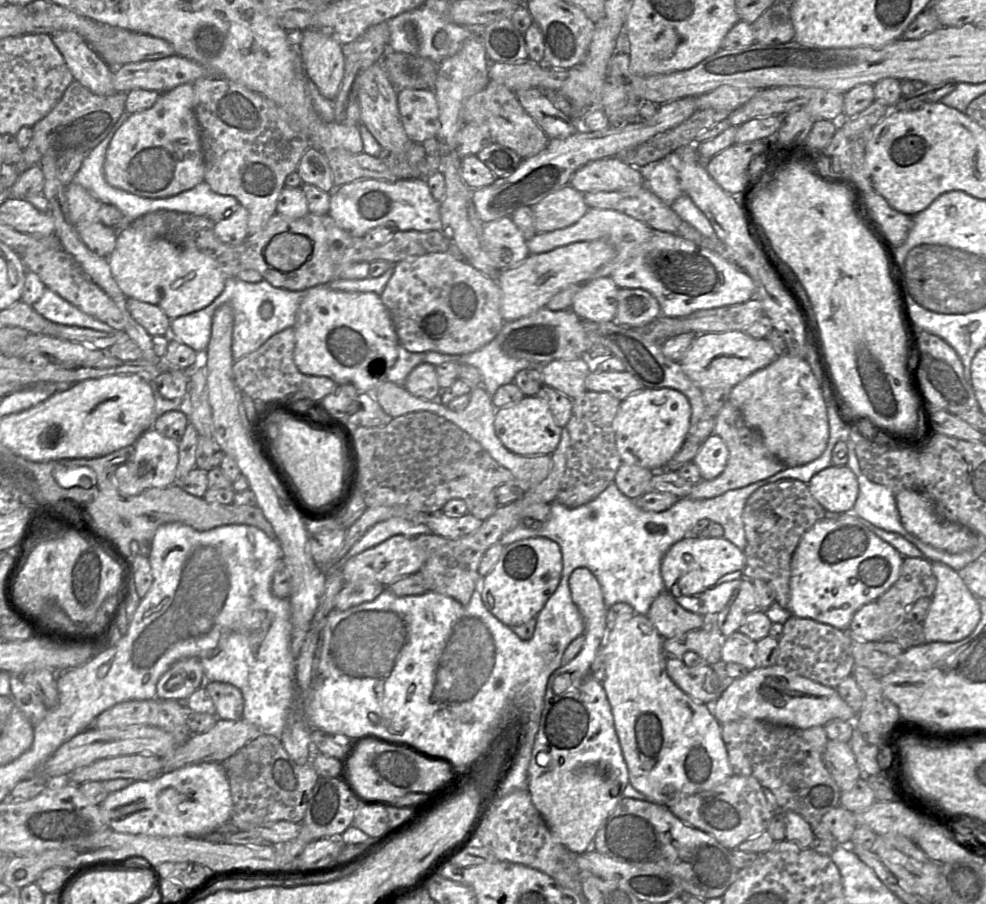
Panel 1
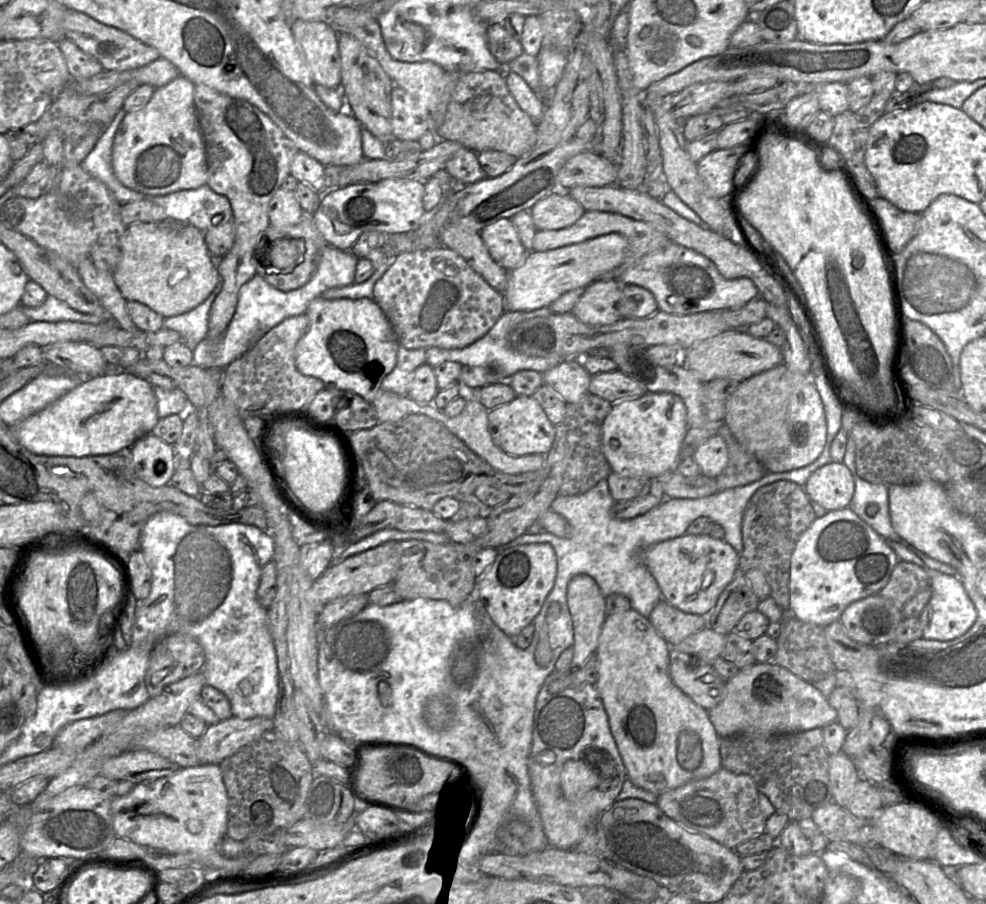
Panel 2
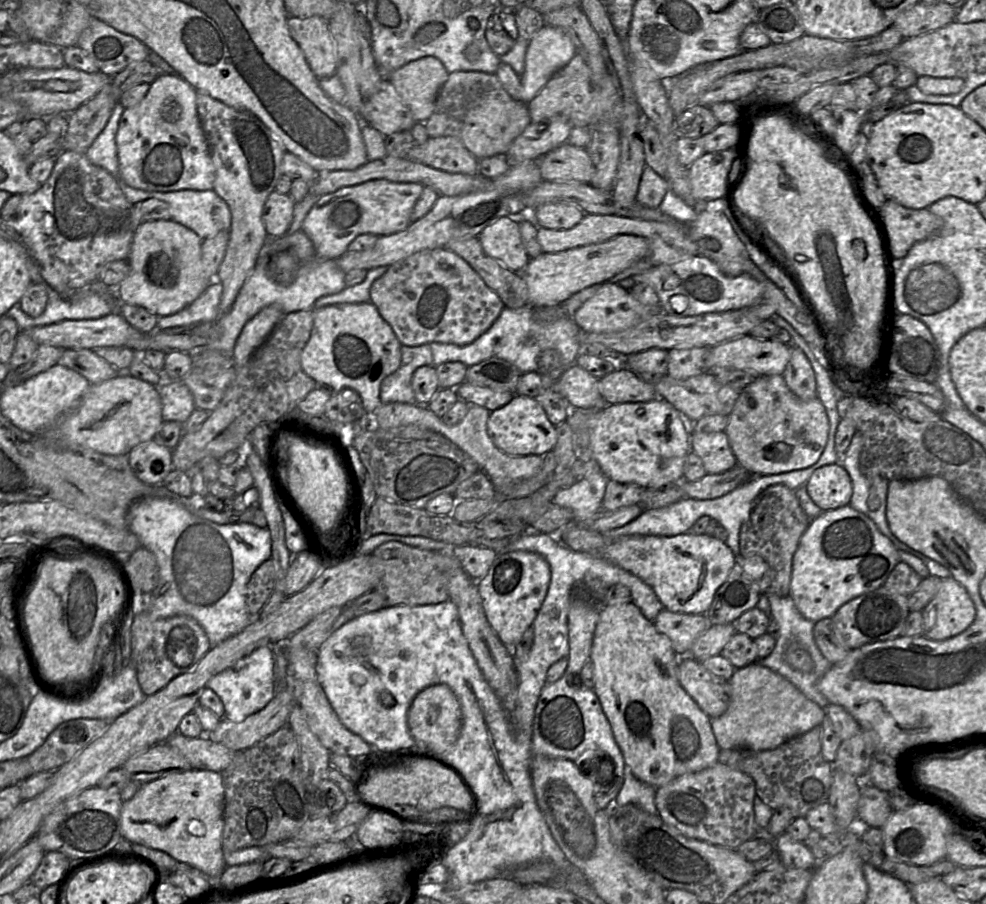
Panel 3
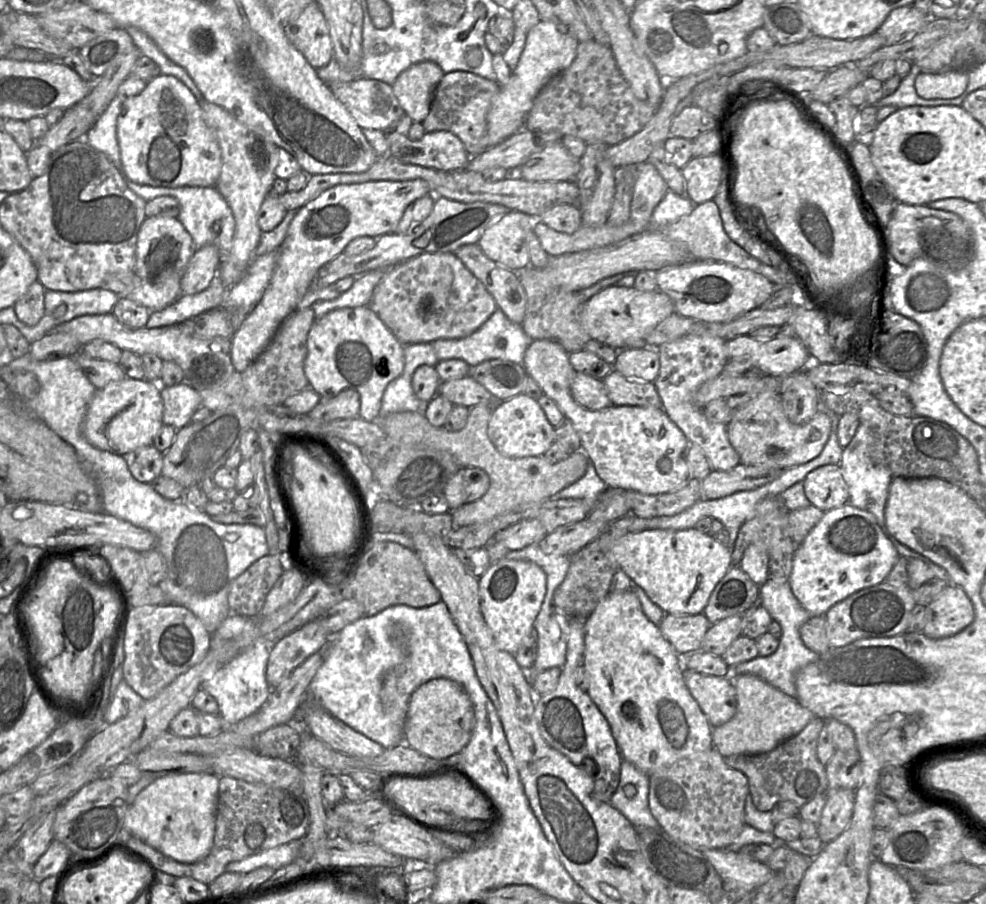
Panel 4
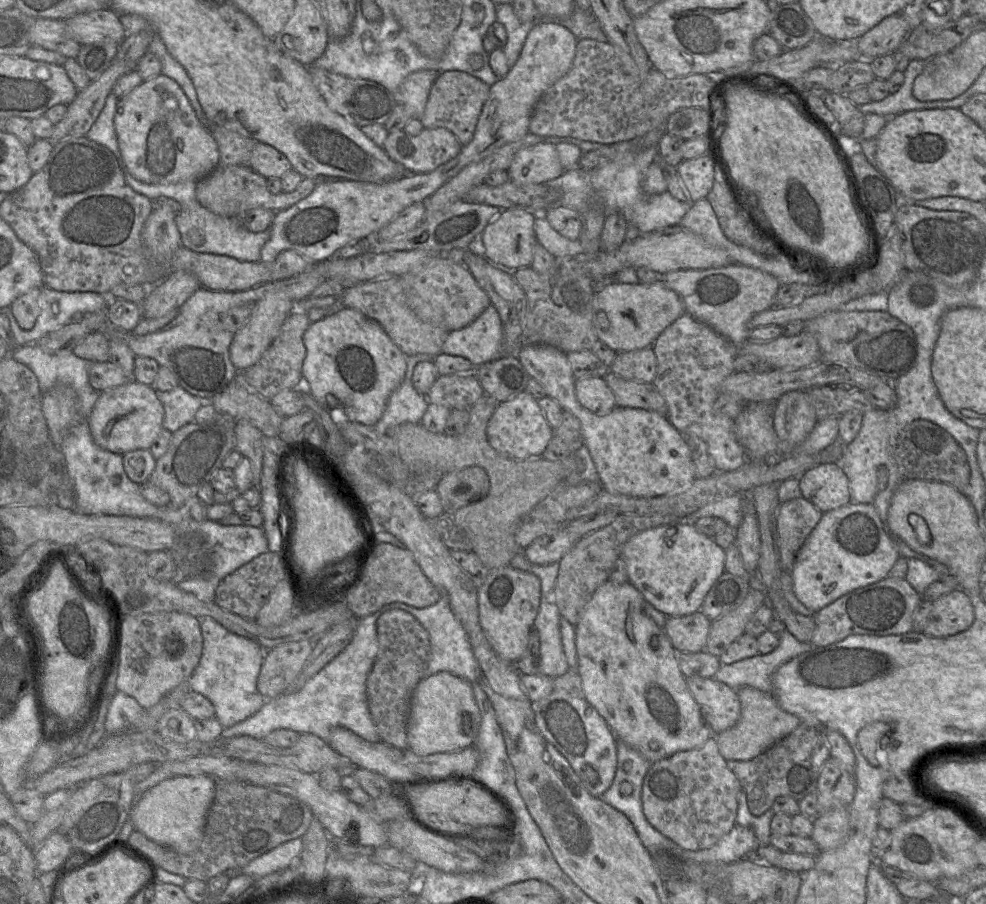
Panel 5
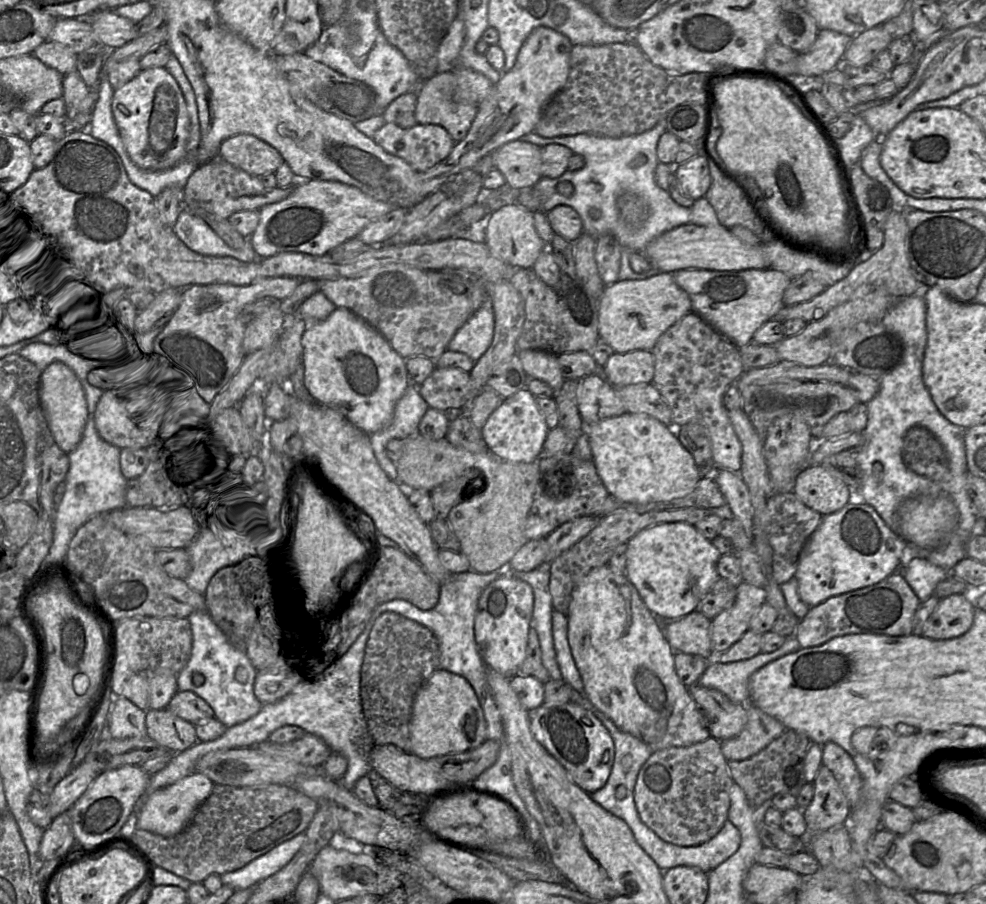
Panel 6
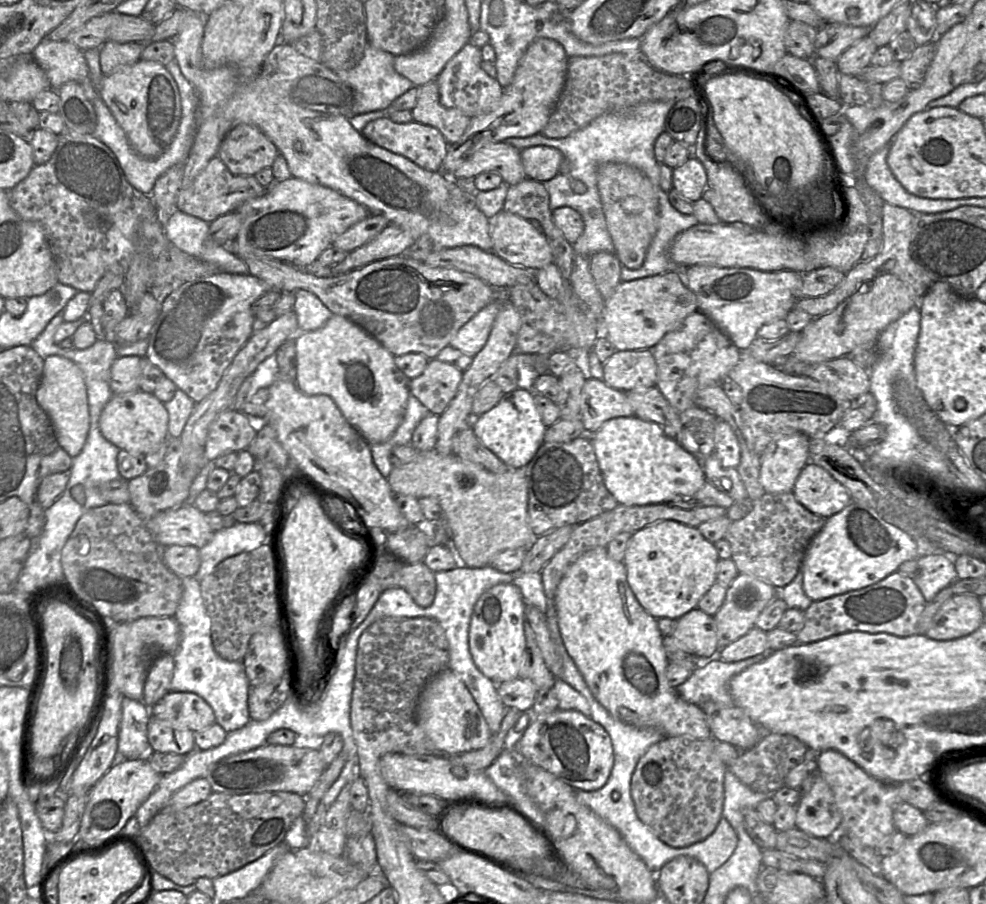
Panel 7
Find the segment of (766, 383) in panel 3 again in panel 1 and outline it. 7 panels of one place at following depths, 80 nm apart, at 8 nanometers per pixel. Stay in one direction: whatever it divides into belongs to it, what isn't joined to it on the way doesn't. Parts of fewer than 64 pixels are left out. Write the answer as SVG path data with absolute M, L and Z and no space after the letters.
M781 353L766 367L735 385L729 400L741 412L747 426L757 430L766 448L786 467L800 466L818 458L829 438L824 394L809 363Z

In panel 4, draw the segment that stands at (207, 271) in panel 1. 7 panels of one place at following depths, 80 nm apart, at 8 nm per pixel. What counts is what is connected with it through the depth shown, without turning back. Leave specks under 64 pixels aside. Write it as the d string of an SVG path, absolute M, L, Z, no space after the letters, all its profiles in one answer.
M151 216L143 221L137 236L135 287L128 297L150 311L159 311L181 297L180 281L196 247L176 217Z

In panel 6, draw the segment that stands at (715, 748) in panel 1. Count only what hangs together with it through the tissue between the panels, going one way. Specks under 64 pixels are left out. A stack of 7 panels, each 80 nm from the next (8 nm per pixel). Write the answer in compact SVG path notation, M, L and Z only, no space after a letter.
M609 565L591 570L572 591L567 620L568 642L573 659L583 682L584 695L596 709L604 713L620 730L643 741L653 751L669 747L690 746L712 737L710 736L705 717L701 709L692 698L689 688L682 684L676 674L674 656L679 652L675 652L671 648L668 640L666 639L665 632L659 625L656 616L654 616L647 608L637 589L629 581L625 574L613 572Z

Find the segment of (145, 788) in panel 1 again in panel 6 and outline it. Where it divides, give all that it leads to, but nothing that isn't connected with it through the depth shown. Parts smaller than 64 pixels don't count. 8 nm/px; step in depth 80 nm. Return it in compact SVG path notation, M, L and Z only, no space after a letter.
M194 772L176 783L155 791L137 815L137 828L171 837L180 833L192 819L198 807L210 795L213 782L203 774Z

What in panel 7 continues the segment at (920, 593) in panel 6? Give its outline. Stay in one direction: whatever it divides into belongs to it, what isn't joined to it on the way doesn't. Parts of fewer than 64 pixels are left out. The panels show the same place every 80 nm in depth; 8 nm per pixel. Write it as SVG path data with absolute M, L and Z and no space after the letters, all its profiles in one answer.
M934 554L914 560L918 563L918 572L913 579L926 602L958 579L951 555Z

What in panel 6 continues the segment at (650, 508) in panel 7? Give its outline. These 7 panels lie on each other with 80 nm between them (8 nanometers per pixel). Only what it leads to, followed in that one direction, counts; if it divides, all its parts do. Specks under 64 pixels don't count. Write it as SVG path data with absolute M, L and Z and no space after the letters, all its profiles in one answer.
M683 508L680 510L653 510L643 513L618 509L609 515L601 516L598 524L589 534L573 544L550 563L549 590L552 597L553 609L567 617L574 588L591 570L608 565L616 548L621 544L628 543L641 530L652 525L672 522L684 522L695 525L708 515L710 515L709 509Z

